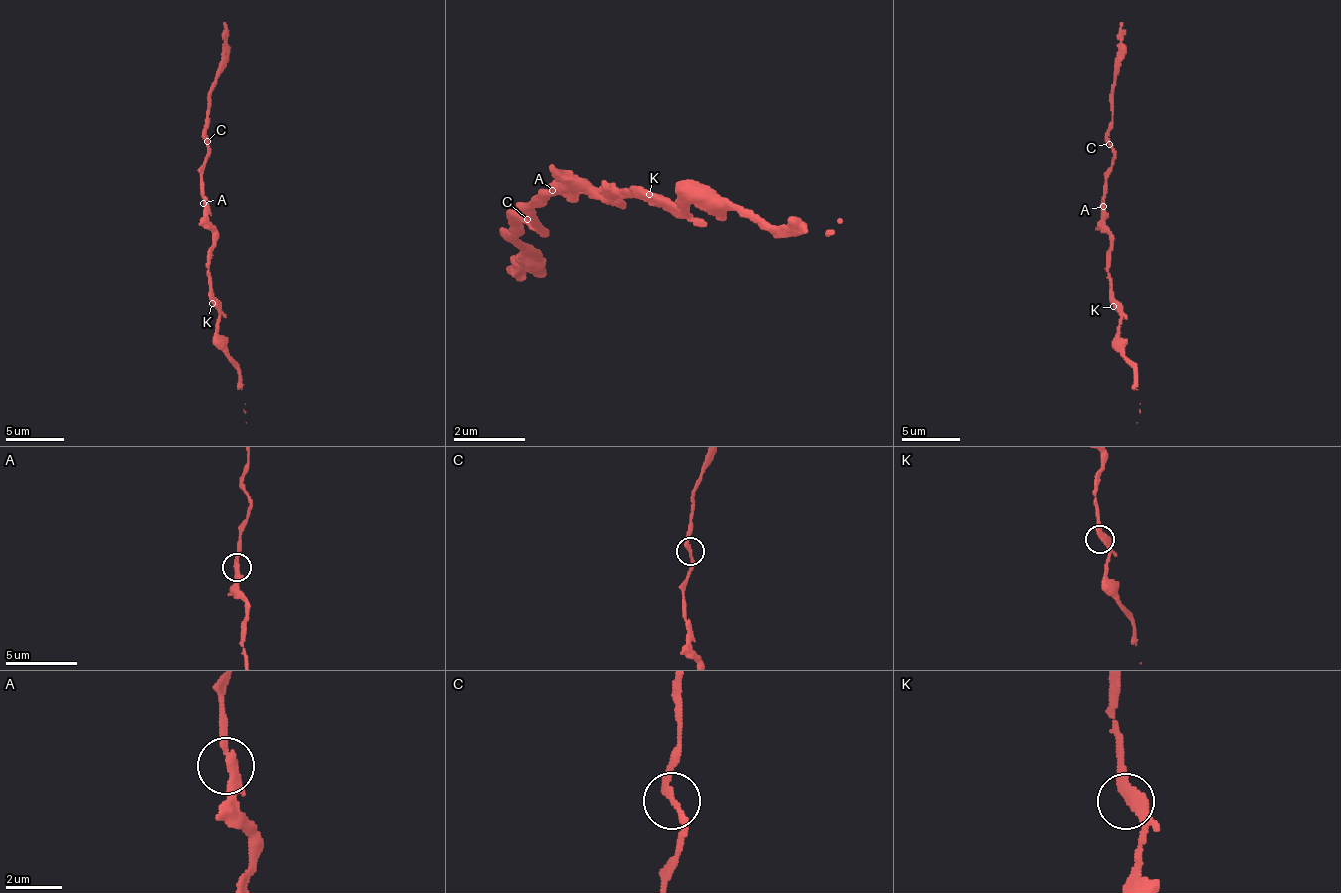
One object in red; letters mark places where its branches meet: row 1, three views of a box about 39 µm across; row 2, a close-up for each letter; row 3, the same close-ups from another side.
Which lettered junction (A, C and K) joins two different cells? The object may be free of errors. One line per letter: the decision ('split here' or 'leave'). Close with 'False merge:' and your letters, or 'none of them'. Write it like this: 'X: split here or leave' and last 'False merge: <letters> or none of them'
A: leave
C: leave
K: leave
False merge: none of them

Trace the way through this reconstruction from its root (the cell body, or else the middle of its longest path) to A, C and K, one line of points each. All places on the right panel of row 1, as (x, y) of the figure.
A: (1111, 232), (1104, 224), (1103, 206)
C: (1111, 232), (1104, 224), (1103, 200), (1106, 171), (1113, 165), (1110, 145)
K: (1111, 232), (1110, 267), (1107, 276), (1110, 279), (1110, 303), (1114, 305)

